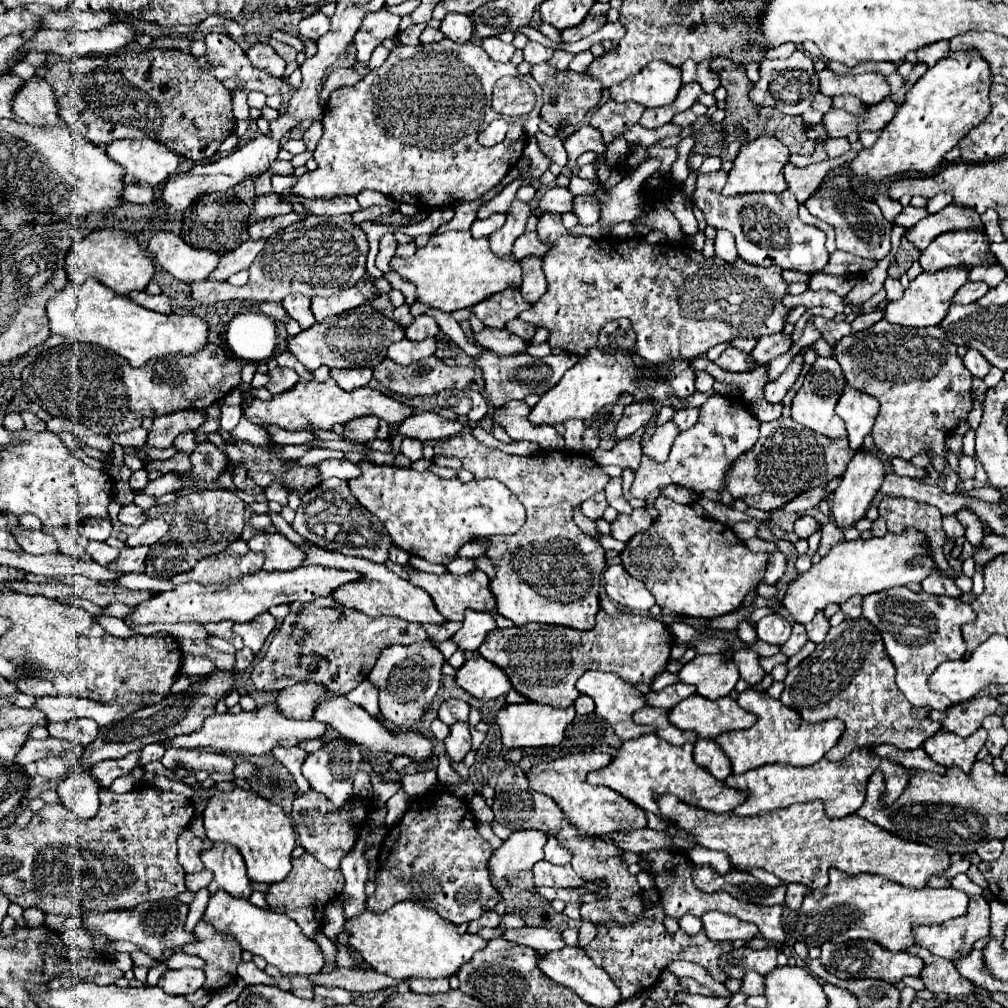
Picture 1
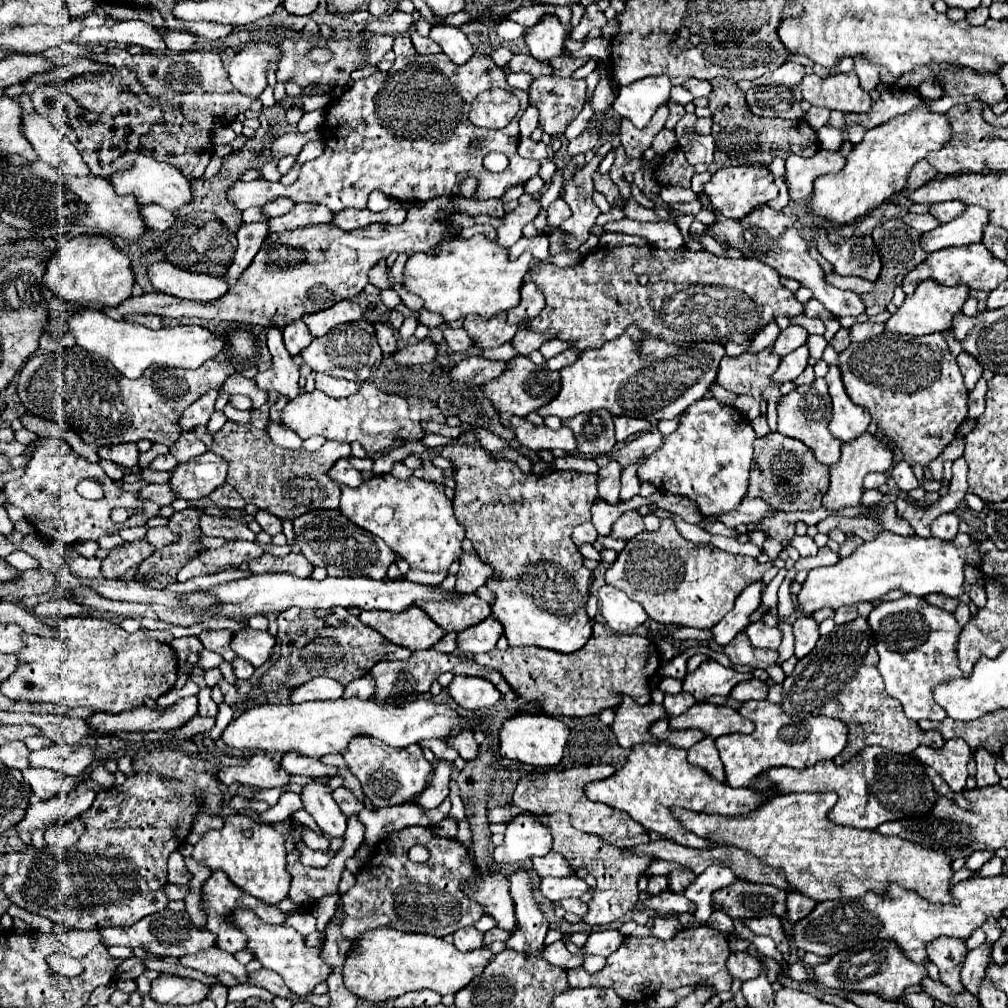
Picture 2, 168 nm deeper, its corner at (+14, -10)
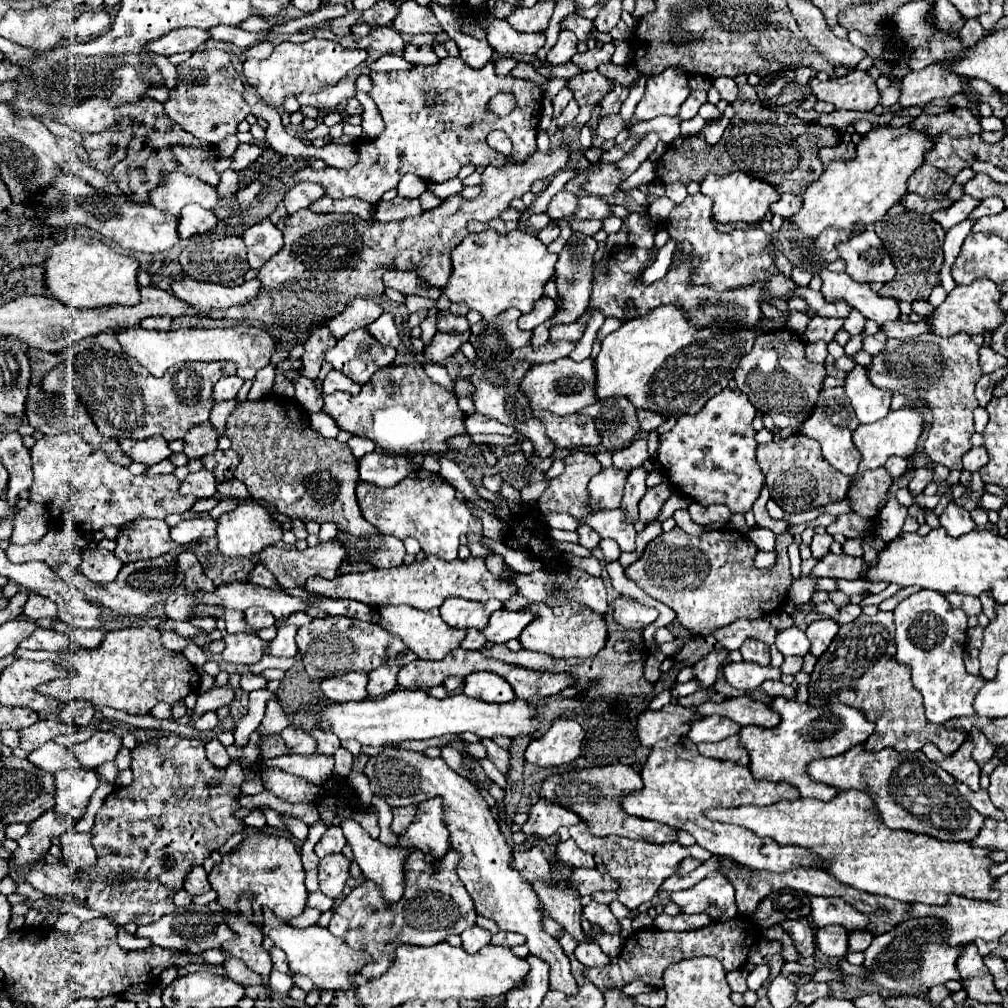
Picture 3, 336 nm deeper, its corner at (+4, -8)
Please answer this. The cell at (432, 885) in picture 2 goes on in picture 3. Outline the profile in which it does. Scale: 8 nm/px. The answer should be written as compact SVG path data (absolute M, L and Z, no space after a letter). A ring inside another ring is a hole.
M414 850L406 862L406 890L402 900L394 904L382 902L380 888L366 880L358 888L354 888L344 902L334 910L332 922L328 930L344 938L350 948L366 950L372 954L374 962L364 966L360 972L360 982L368 982L378 978L392 966L396 958L396 948L400 944L418 944L432 946L444 942L450 934L462 934L466 928L476 924L476 910L472 898L468 896L462 880L456 874L456 862L460 856L456 850L450 850L436 866L424 862L420 850Z

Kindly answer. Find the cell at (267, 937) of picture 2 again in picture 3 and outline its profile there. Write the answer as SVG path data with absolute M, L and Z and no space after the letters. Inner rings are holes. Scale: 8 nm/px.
M264 908L264 936L282 948L288 956L288 964L294 972L308 976L320 990L348 990L352 986L352 976L356 976L366 964L372 962L372 956L364 950L352 950L344 940L338 940L318 924L308 928L294 928L288 922L280 920L270 908Z

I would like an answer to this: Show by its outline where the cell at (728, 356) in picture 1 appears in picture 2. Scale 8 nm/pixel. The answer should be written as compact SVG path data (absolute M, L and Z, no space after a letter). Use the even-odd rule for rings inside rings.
M768 348L758 354L726 356L720 362L716 384L734 394L750 394L756 400L780 402L780 386L772 384L772 374L776 372L780 358Z

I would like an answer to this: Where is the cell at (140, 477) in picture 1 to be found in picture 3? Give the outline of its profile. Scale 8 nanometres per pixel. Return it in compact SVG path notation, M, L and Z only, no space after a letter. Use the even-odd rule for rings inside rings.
M202 468L194 474L188 474L180 486L182 494L194 494L196 498L210 498L216 494L216 478L214 472Z

